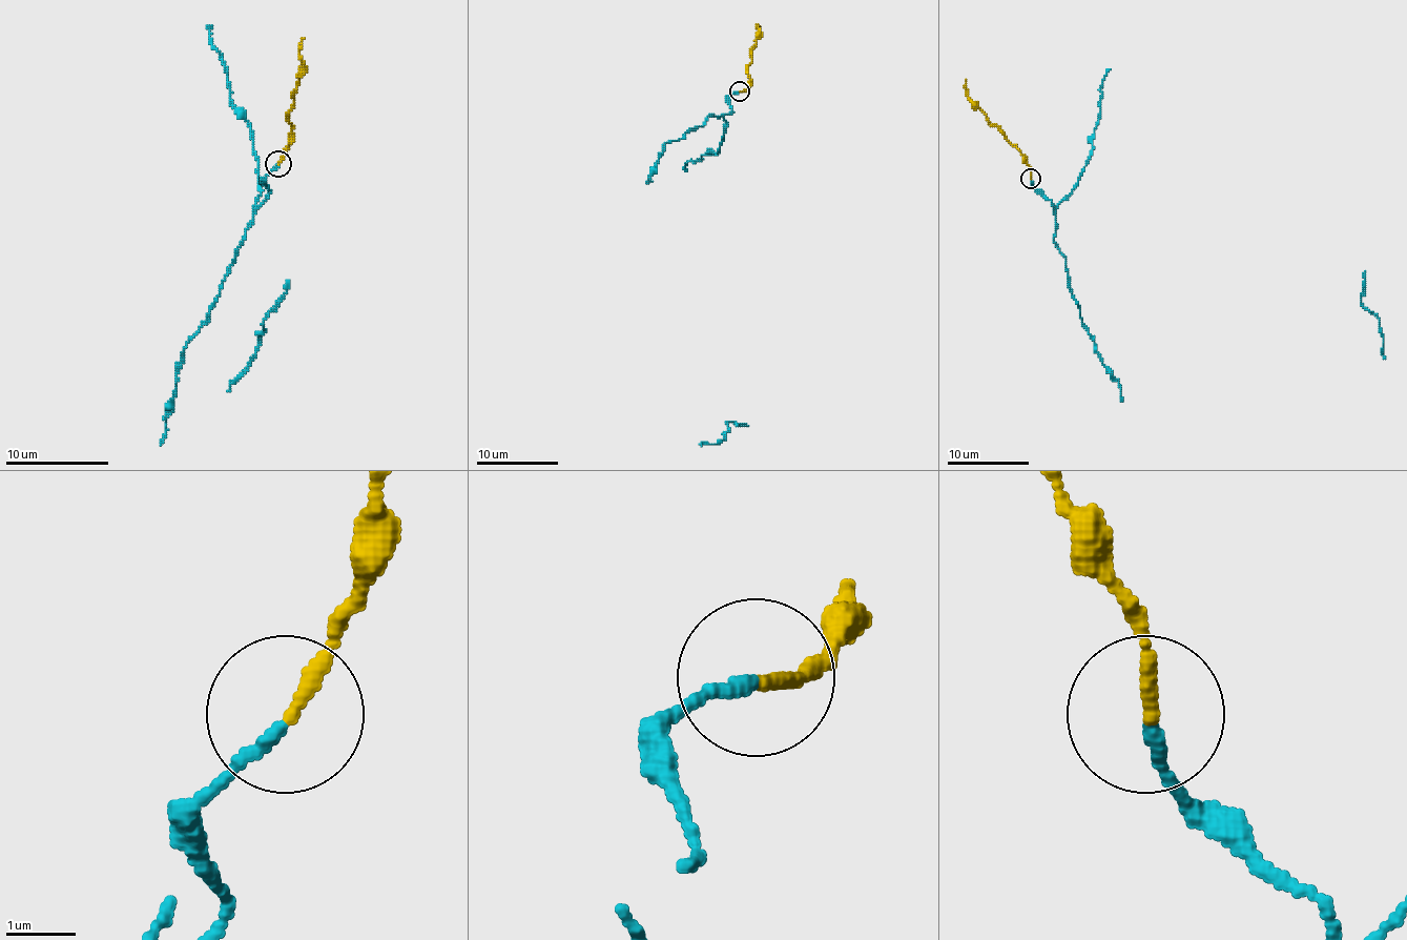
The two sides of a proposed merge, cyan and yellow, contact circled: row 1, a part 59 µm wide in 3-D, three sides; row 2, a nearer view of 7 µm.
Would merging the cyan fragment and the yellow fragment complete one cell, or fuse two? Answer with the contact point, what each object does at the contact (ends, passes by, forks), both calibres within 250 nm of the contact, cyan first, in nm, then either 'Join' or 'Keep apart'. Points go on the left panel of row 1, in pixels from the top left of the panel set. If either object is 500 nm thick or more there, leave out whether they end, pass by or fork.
Place: (277, 164). At the ring cyan ends. At the ring yellow ends. Thickness 190 nm (cyan) against 220 nm. Join

